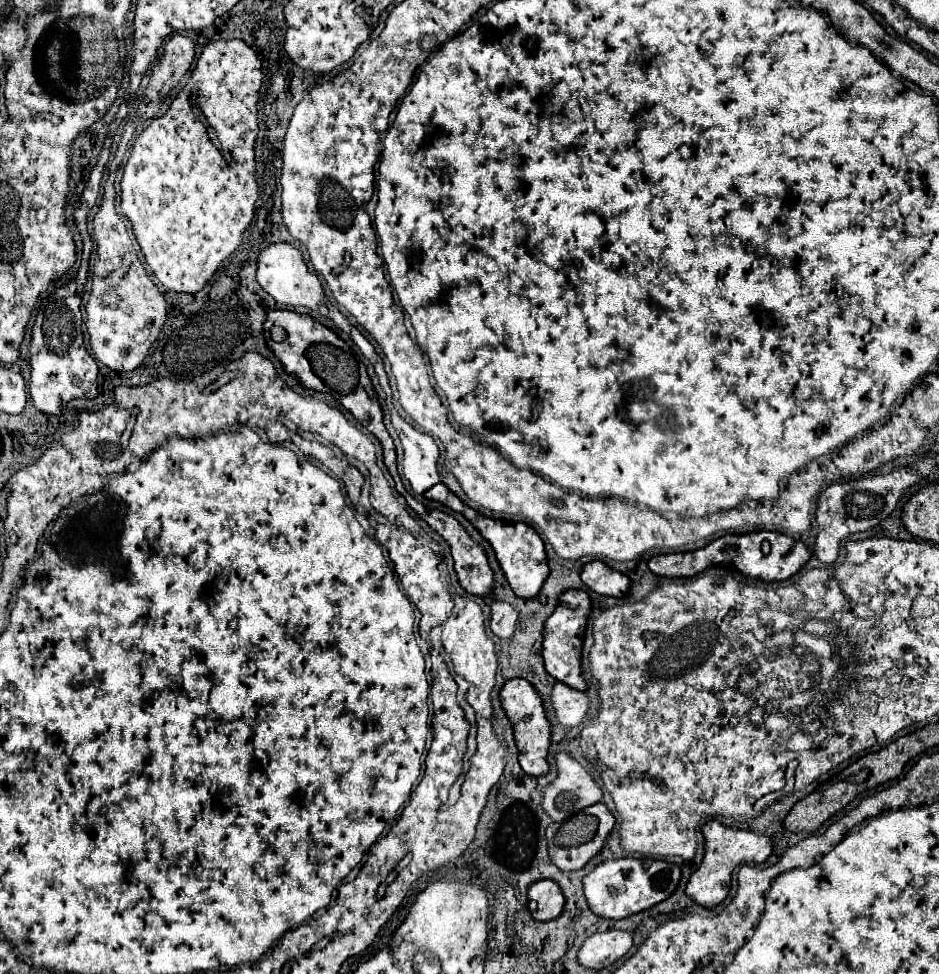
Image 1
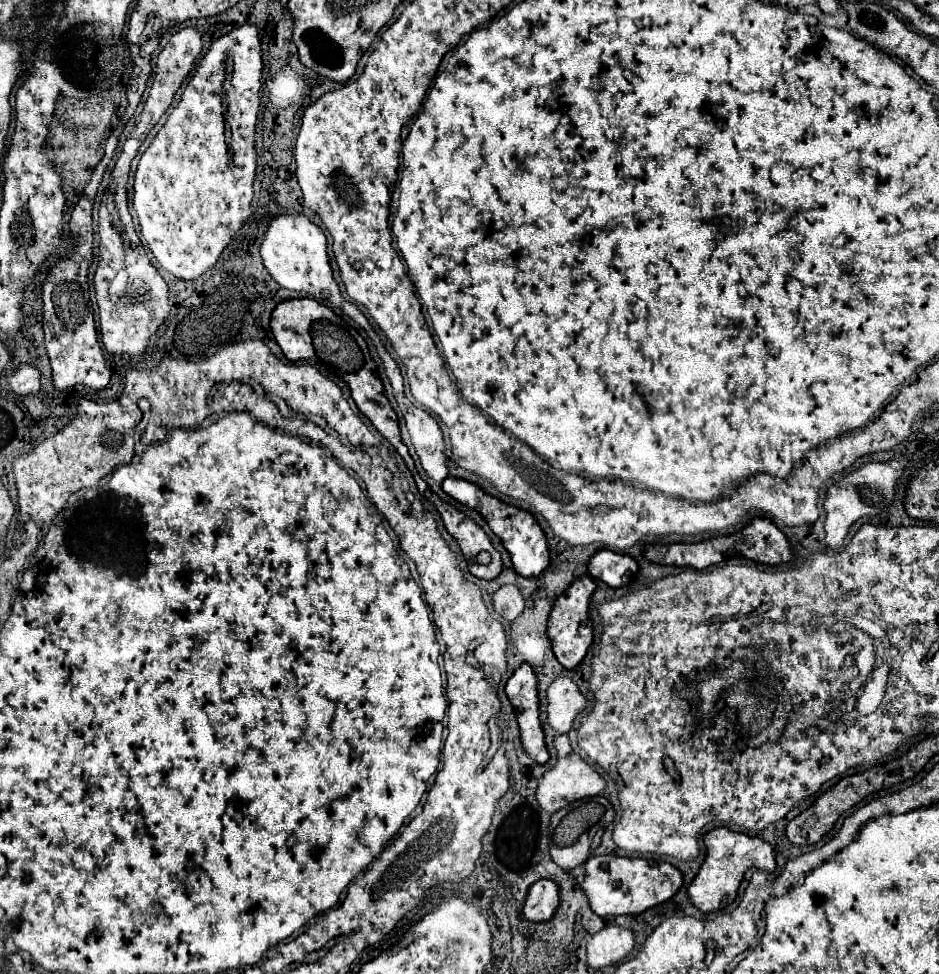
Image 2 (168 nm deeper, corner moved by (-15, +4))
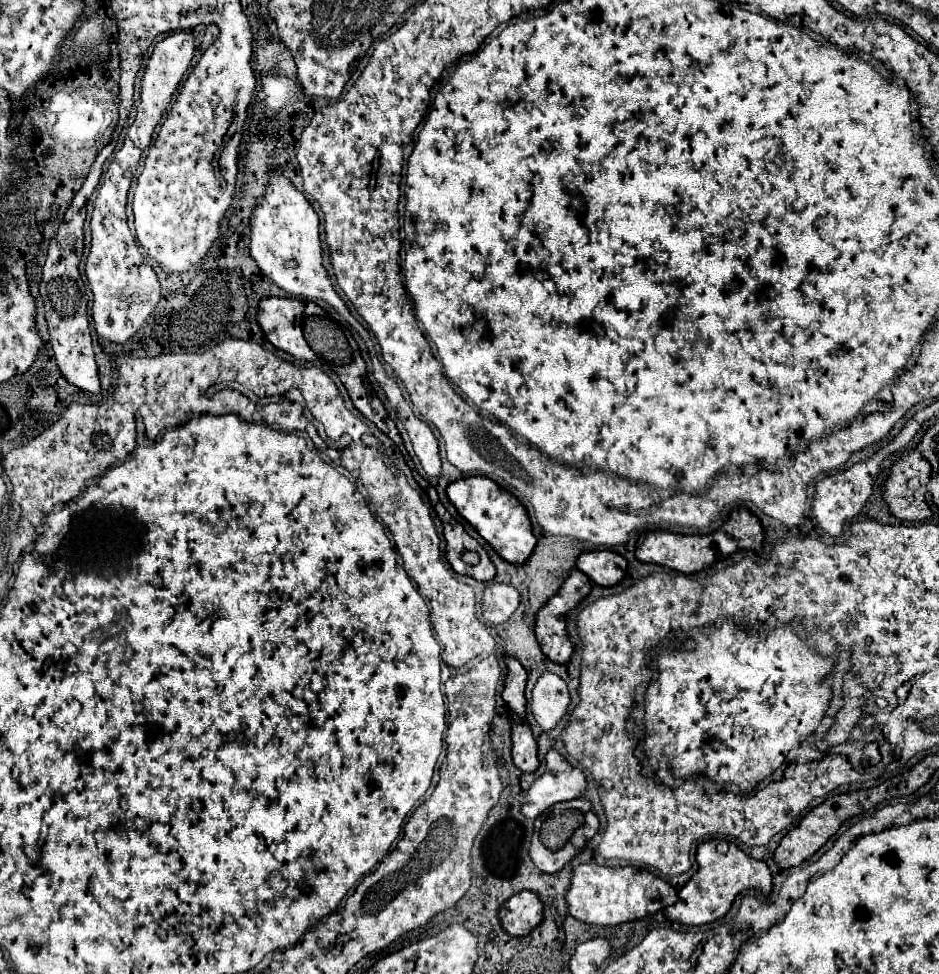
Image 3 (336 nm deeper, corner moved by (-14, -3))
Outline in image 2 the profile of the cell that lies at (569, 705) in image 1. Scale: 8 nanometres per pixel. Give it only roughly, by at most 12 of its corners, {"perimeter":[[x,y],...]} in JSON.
{"perimeter":[[570,677],[548,687],[548,723],[568,733],[586,697]]}

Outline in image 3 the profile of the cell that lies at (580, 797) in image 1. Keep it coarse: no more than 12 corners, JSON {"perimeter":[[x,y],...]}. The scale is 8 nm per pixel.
{"perimeter":[[549,750],[521,814],[531,820],[557,802],[583,796],[585,774]]}

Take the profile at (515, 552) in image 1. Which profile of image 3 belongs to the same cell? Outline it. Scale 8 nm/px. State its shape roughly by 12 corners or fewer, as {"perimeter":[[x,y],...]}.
{"perimeter":[[491,478],[447,486],[459,514],[507,562],[537,540],[525,506]]}

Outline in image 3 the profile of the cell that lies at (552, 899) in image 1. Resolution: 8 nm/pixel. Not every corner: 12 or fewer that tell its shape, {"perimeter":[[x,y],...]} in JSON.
{"perimeter":[[519,892],[499,908],[509,936],[527,936],[543,918],[535,892]]}

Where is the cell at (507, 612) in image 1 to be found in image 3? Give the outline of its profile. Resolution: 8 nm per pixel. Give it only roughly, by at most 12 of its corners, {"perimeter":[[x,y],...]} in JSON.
{"perimeter":[[487,584],[483,618],[503,624],[519,606],[519,592],[507,584]]}

